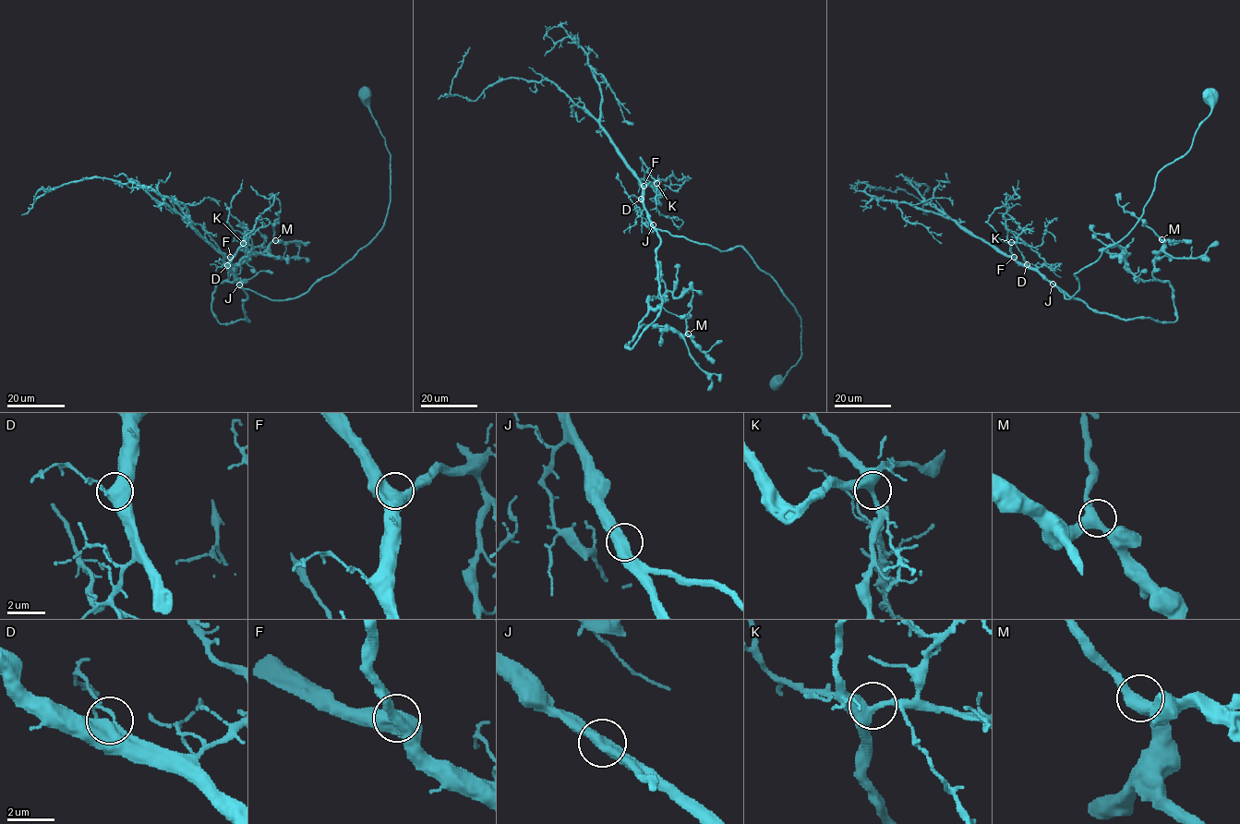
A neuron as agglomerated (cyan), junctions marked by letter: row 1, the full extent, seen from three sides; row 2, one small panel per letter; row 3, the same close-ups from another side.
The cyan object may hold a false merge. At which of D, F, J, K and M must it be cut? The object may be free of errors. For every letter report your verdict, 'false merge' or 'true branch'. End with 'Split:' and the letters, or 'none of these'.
D: true branch
F: true branch
J: true branch
K: true branch
M: true branch
Split: none of these

